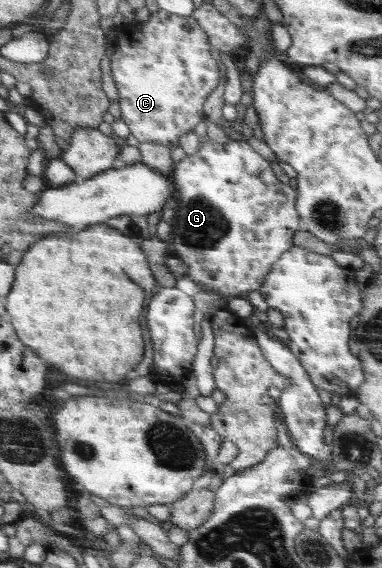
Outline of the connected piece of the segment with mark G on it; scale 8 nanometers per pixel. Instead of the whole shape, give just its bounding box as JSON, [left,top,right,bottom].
[171,136,303,298]

